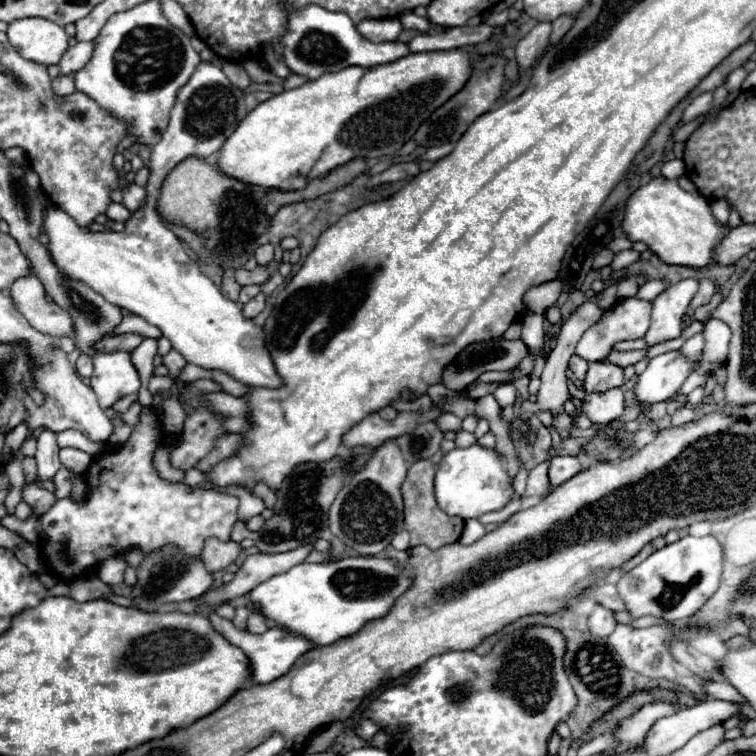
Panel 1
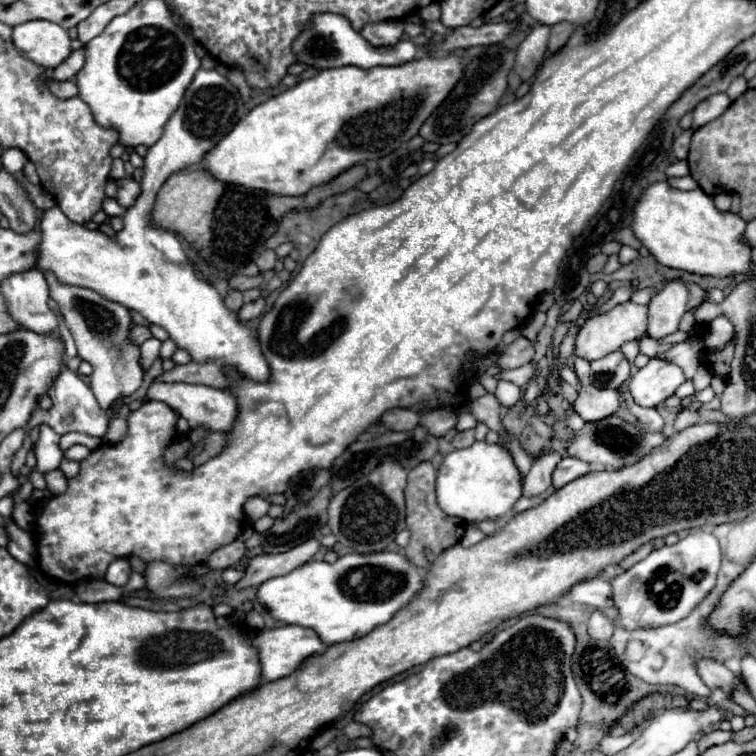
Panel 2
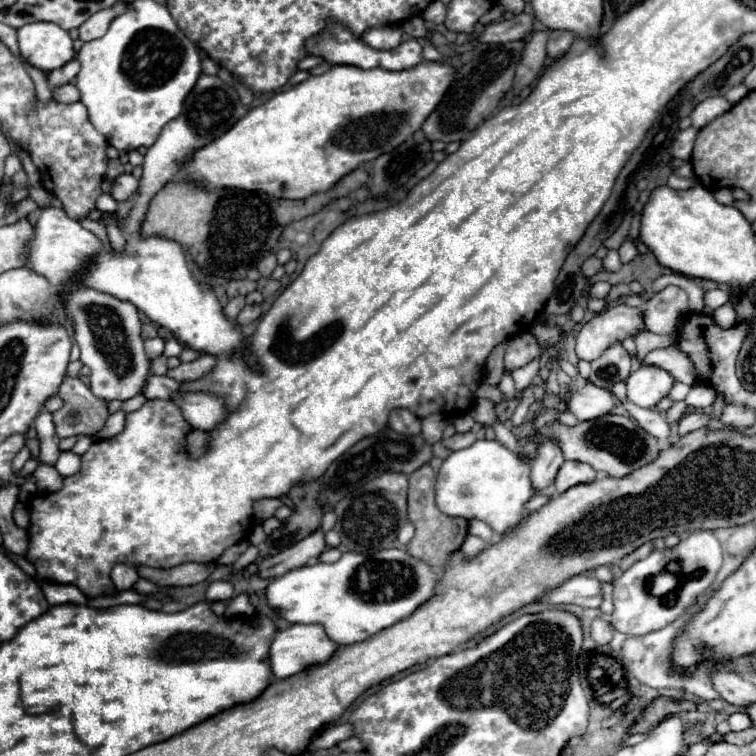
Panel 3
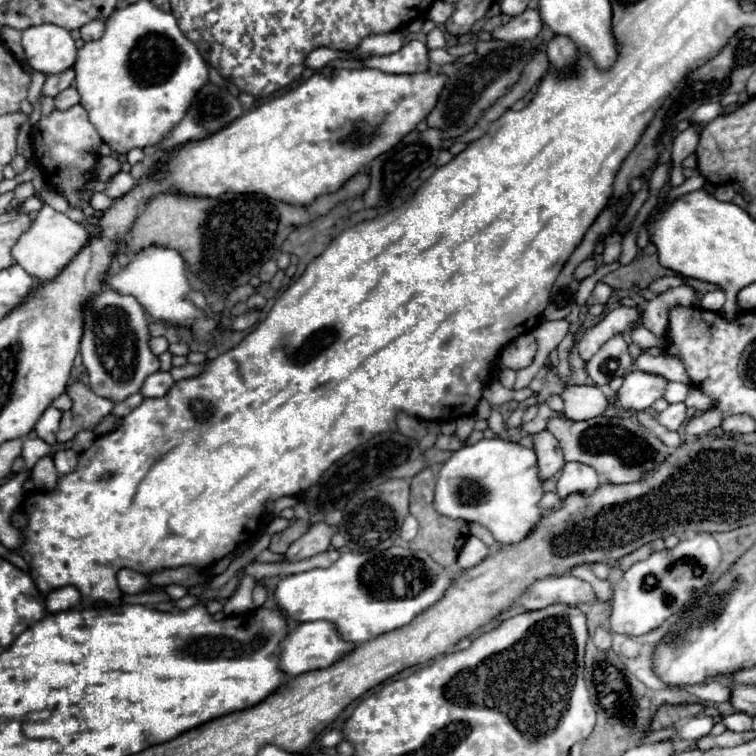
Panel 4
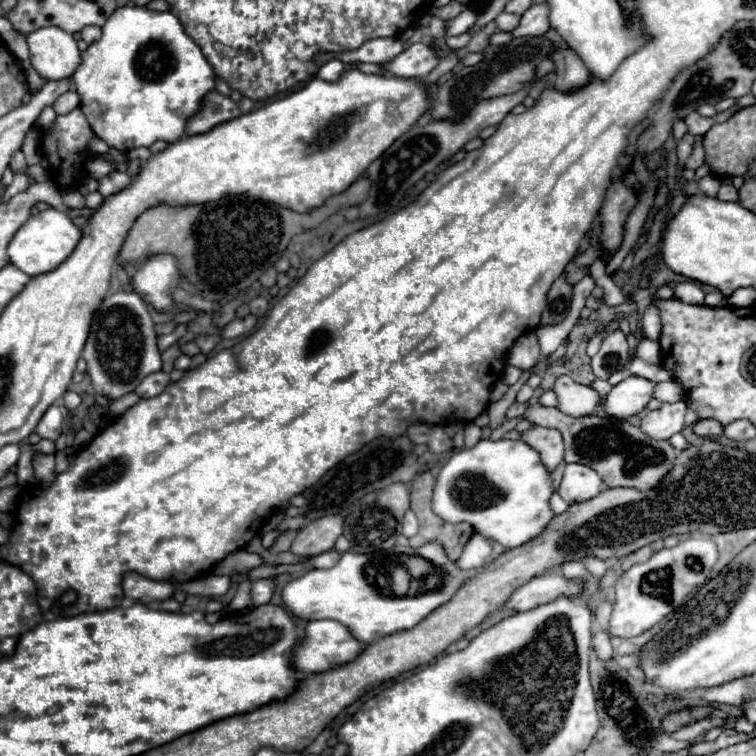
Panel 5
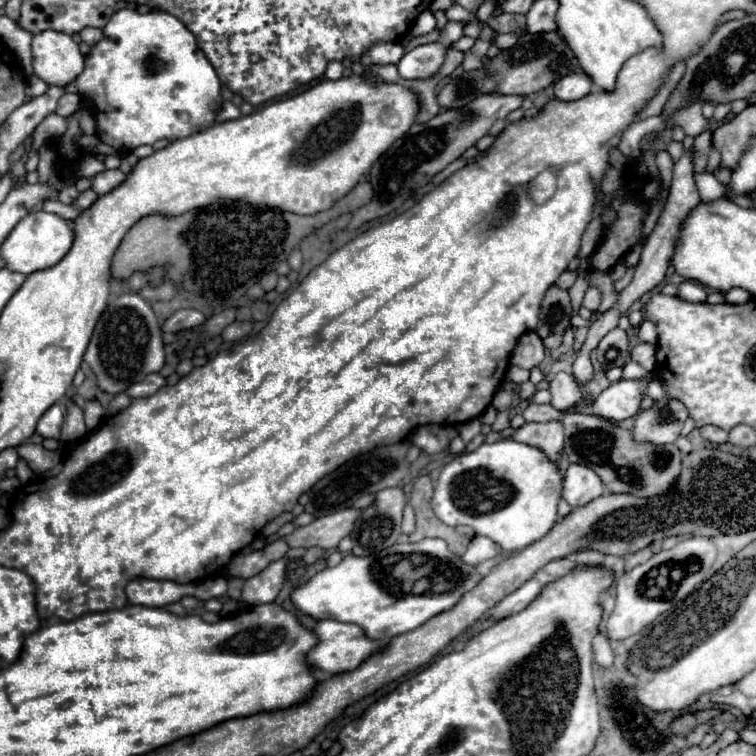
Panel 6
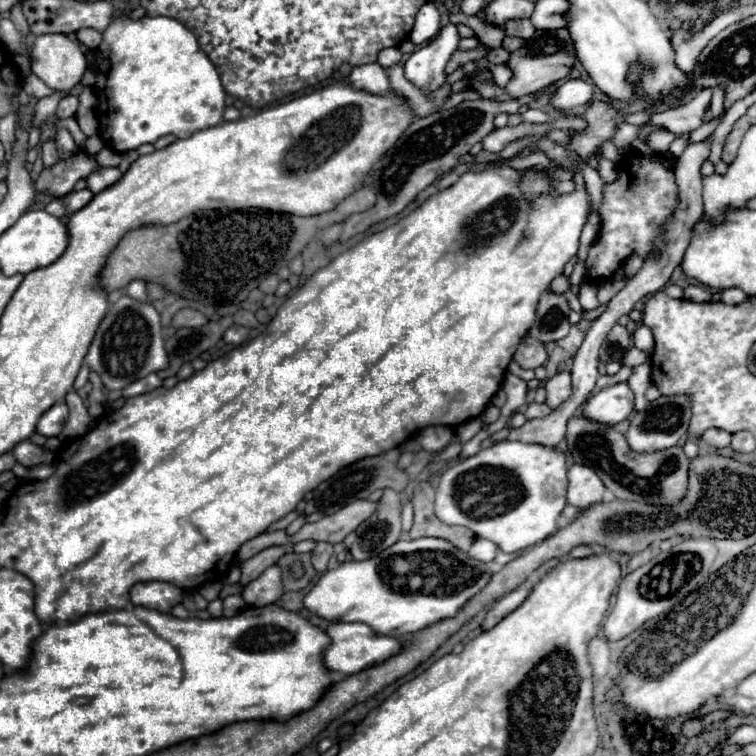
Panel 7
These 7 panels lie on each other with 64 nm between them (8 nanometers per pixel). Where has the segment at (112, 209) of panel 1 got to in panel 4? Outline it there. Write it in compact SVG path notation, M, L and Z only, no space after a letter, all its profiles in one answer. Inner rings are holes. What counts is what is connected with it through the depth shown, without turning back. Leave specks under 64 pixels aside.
M96 192L96 194L90 198L90 206L92 206L94 210L98 210L98 212L110 208L110 204L112 204L112 198L108 198L108 196L102 194L102 192Z

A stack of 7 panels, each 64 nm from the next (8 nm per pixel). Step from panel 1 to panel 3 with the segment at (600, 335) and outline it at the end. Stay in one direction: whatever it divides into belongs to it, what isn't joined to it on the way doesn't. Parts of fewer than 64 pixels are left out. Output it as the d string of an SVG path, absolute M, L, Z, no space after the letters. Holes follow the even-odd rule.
M626 304L610 306L582 326L576 338L576 354L580 360L598 358L614 342L622 342L644 328L642 310Z

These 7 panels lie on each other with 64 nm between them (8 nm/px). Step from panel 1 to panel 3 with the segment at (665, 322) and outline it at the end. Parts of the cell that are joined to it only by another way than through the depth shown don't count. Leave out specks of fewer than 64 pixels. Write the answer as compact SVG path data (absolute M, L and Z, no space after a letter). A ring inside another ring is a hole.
M666 286L654 294L644 308L646 330L654 334L672 334L680 316L688 312L688 294L678 286Z

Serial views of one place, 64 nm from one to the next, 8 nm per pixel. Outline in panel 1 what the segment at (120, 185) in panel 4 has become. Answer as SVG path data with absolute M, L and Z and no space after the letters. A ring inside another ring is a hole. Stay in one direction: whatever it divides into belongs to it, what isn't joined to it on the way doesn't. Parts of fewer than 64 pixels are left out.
M126 184L124 188L122 188L122 204L130 210L130 212L134 212L136 208L140 208L140 204L144 202L144 198L146 198L146 190L142 188L142 186L138 186L138 184Z

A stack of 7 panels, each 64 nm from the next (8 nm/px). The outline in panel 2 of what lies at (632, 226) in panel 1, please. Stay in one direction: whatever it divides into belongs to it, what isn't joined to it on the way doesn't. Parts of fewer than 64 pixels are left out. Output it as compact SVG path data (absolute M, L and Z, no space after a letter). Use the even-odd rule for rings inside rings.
M656 182L646 188L644 196L638 200L634 210L632 230L636 238L650 250L650 254L664 266L700 274L700 276L714 276L714 278L728 278L736 274L750 274L752 272L752 246L744 240L746 222L736 212L720 212L702 188L684 192L672 188L668 182Z

